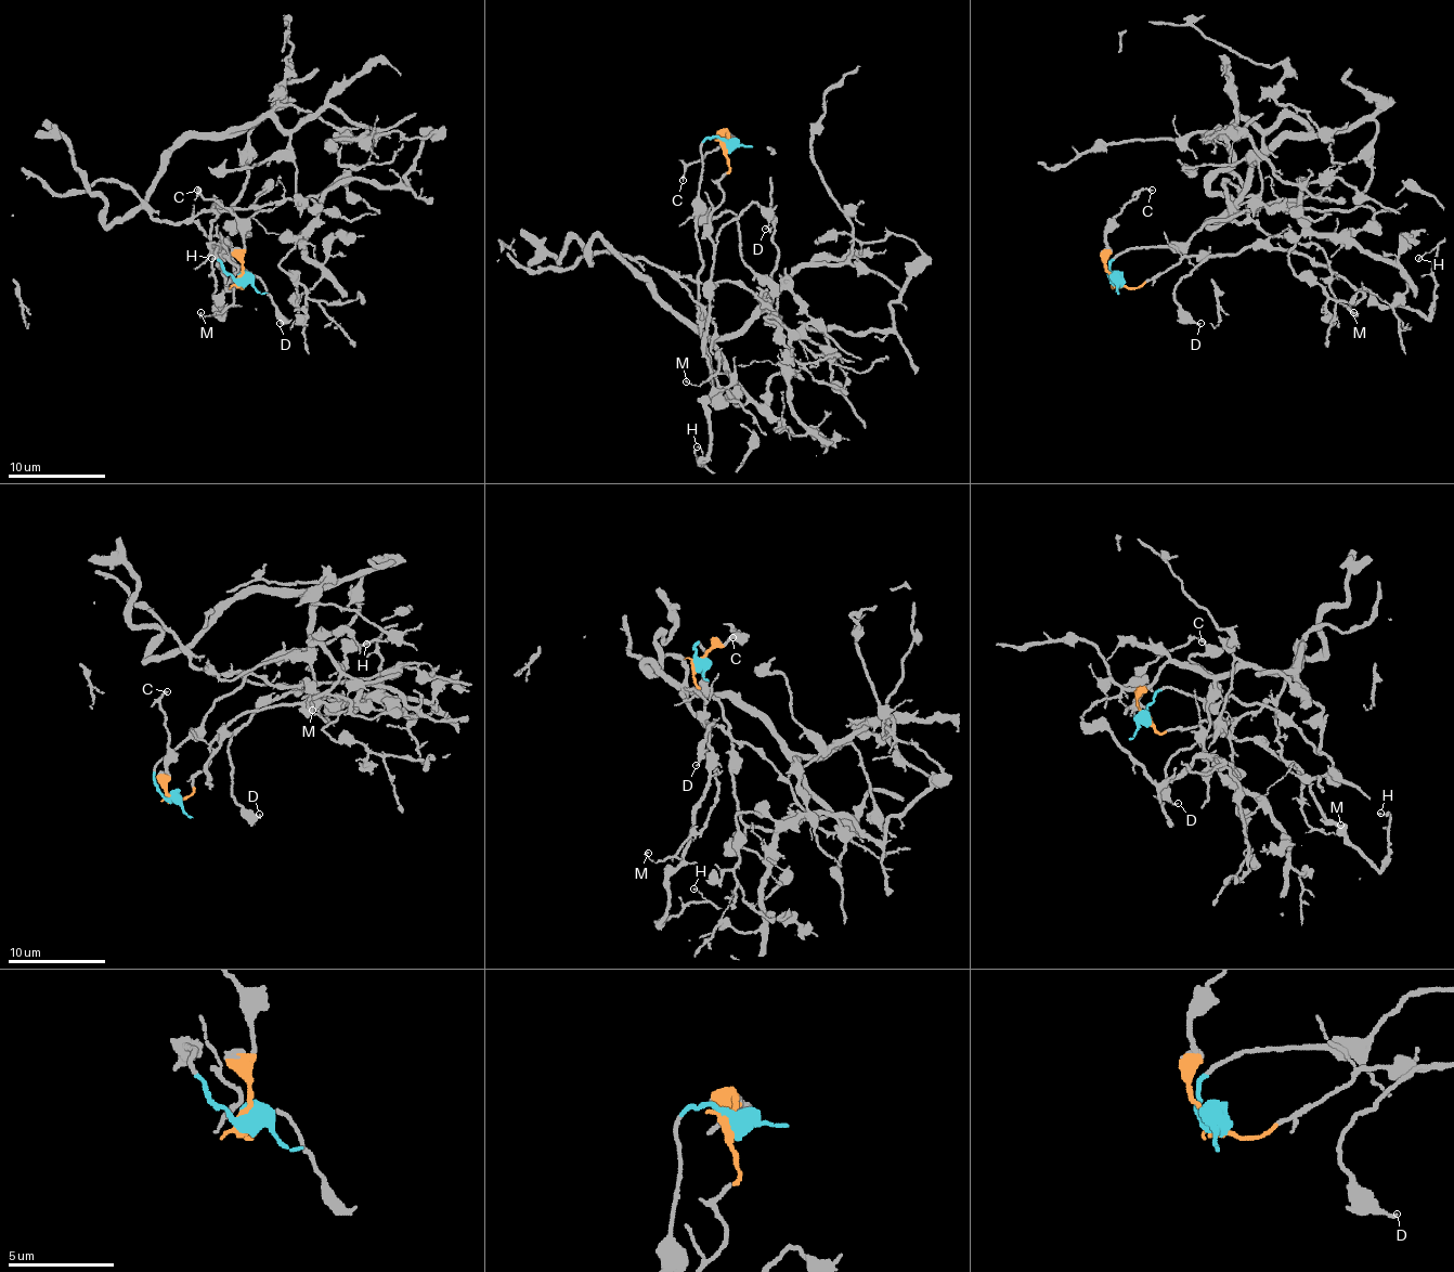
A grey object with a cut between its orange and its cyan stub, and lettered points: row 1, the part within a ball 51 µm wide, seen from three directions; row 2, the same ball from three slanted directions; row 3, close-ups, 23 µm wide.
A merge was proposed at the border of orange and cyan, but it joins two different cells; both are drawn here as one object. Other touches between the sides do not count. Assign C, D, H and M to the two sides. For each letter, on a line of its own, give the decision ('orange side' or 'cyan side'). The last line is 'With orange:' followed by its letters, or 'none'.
C: orange side
D: orange side
H: orange side
M: cyan side
With orange: C, D, H

